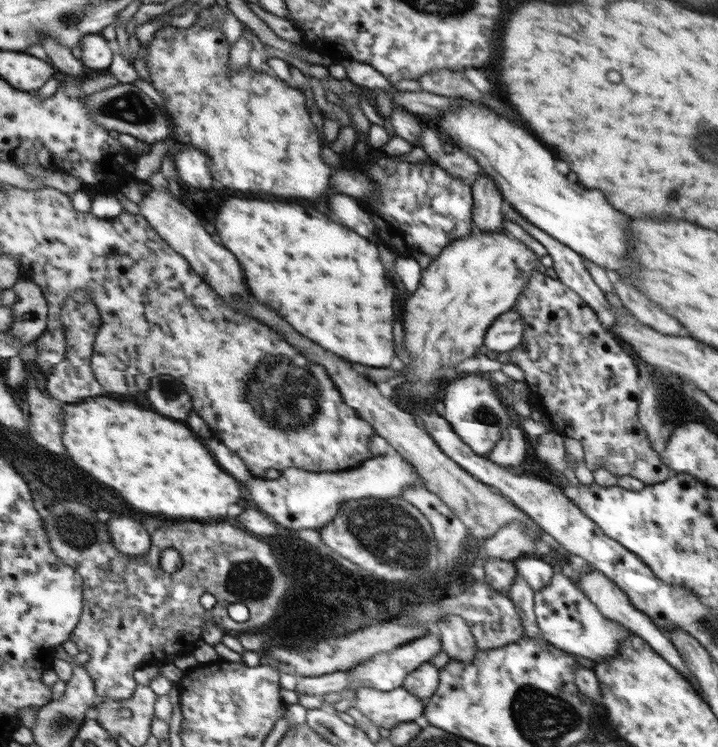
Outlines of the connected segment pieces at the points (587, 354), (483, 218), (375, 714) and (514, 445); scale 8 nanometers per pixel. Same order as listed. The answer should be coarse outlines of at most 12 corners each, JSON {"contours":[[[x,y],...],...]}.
{"contours":[[[534,270],[512,309],[522,368],[586,466],[672,470],[638,422],[639,366],[599,315]],[[481,172],[471,189],[472,221],[502,232],[506,204],[494,179]],[[404,687],[354,690],[356,708],[388,730],[425,714]],[[512,421],[503,440],[484,457],[500,467],[520,465],[526,456],[525,432]]]}

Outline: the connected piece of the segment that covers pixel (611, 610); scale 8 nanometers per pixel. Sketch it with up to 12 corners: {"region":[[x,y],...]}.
{"region":[[599,570],[580,573],[579,588],[608,619],[656,646],[690,674],[667,634]]}

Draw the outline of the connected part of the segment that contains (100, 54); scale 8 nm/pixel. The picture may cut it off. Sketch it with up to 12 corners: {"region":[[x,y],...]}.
{"region":[[102,33],[88,34],[80,46],[91,73],[109,70],[114,50]]}

